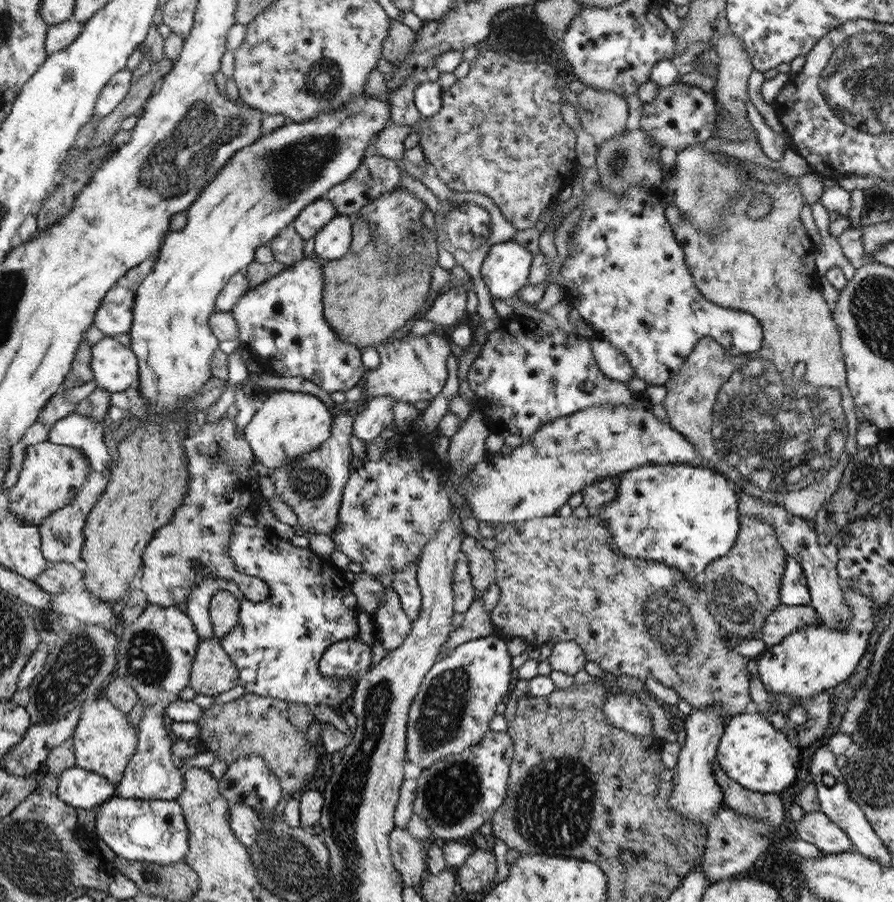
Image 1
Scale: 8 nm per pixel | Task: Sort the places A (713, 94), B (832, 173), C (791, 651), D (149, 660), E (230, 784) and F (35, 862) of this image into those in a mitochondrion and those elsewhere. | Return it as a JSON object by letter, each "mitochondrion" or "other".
{"A":"other","B":"other","C":"other","D":"mitochondrion","E":"other","F":"mitochondrion"}

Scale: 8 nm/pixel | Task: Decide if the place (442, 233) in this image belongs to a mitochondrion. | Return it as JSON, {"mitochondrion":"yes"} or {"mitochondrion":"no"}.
{"mitochondrion":"yes"}

